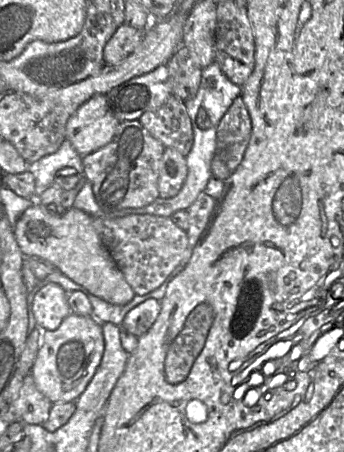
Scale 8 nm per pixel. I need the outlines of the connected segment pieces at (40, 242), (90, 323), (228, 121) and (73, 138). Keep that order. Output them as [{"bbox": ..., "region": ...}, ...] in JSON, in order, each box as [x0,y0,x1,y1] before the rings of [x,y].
[{"bbox":[13,200,135,305],"region":[[[35,200],[18,218],[13,231],[24,257],[47,260],[91,294],[108,303],[124,305],[133,299],[135,293],[103,245],[94,221],[89,214],[74,207],[63,214],[53,214]]]},{"bbox":[31,313,104,403],"region":[[[70,313],[56,330],[42,331],[31,374],[38,390],[52,403],[75,401],[86,389],[104,352],[102,324],[93,316]]]},{"bbox":[215,95,252,171],"region":[[[241,95],[234,99],[216,129],[215,155],[234,171],[243,159],[252,131],[250,115]]]},{"bbox":[66,94,119,157],"region":[[[95,94],[69,118],[66,140],[83,157],[108,144],[119,123],[109,108],[106,94]]]}]

